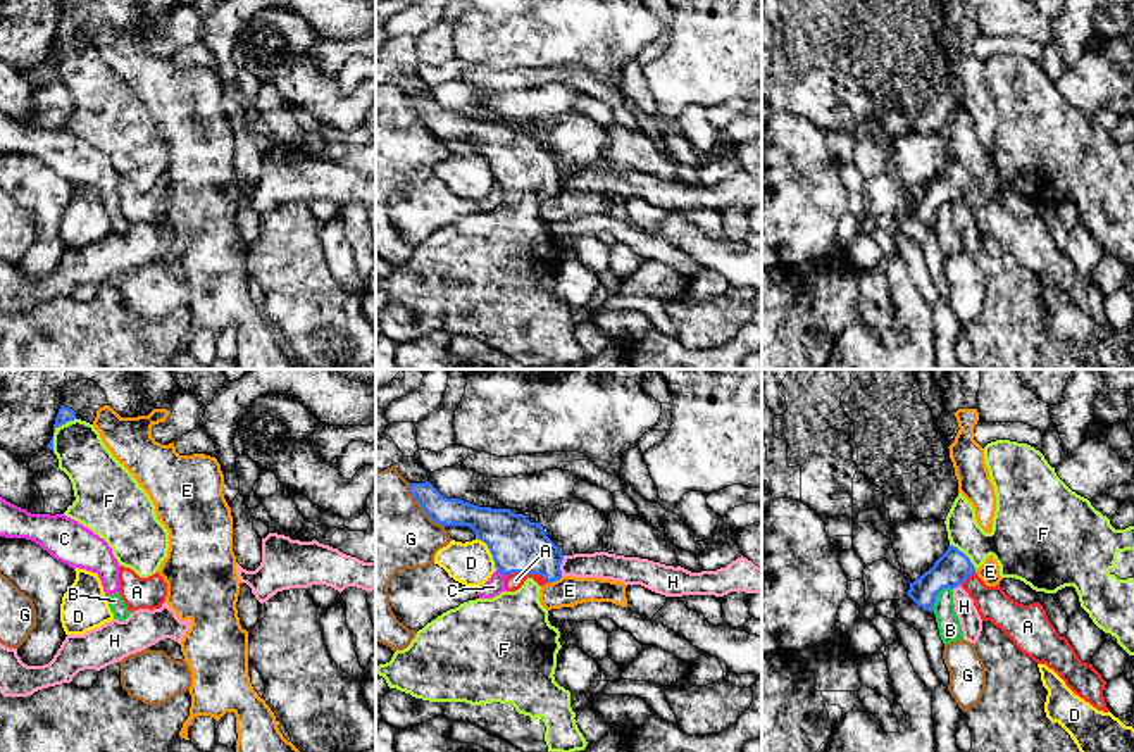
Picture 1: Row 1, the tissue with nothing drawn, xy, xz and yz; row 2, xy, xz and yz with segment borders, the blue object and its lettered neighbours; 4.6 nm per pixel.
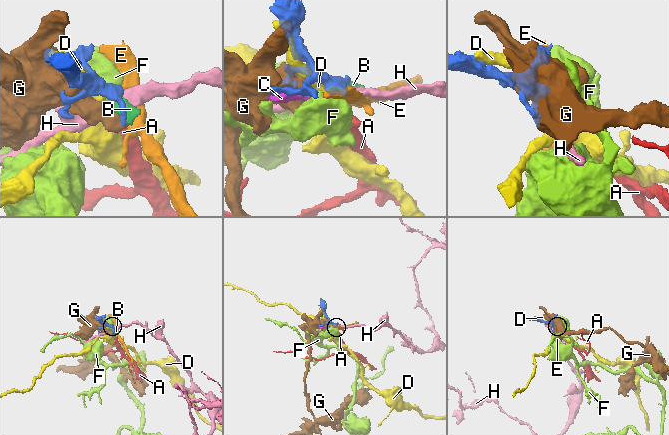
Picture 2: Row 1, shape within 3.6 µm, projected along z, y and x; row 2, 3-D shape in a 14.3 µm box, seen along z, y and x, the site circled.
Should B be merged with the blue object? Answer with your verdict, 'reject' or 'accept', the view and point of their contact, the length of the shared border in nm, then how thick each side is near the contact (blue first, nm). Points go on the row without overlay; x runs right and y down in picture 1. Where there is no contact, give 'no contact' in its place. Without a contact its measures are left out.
reject; contact yz (936, 209); length 150 nm; calibres 160 and 110 nm

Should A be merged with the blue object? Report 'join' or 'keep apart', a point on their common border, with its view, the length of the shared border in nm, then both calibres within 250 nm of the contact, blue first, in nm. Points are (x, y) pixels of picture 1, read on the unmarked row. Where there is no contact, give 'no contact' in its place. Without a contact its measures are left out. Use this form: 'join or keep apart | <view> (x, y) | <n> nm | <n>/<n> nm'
join | xz (528, 187) | 220 nm | 260/80 nm

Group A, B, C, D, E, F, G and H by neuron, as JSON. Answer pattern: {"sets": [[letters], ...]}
{"sets": [["A"], ["B", "C"], ["D"], ["E"], ["F"], ["G"], ["H"]]}

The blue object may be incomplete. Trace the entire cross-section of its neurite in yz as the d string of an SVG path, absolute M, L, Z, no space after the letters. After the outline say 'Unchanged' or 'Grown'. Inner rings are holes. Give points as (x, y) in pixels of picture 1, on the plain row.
M950 159L929 185L910 197L907 209L924 224L934 226L938 207L956 200L974 214L981 233L1000 241L1024 269L1046 278L1075 309L1108 326L1103 310L1106 295L1093 278L1077 271L1065 250L1056 247L1043 219L1019 217L1000 198L986 200L970 172L956 160Z. Grown

